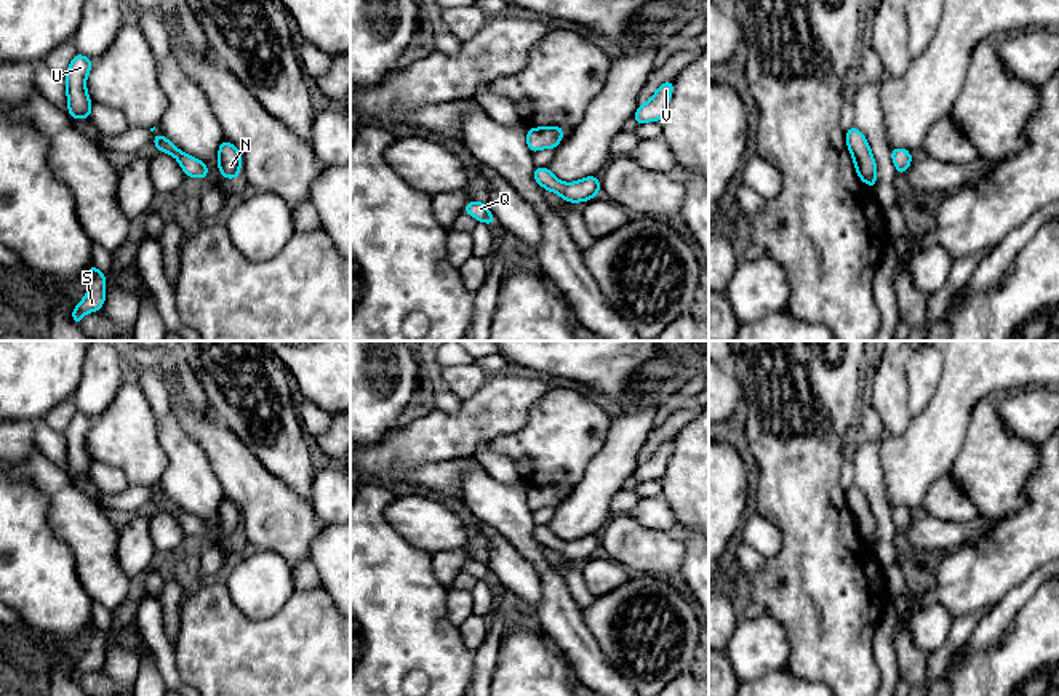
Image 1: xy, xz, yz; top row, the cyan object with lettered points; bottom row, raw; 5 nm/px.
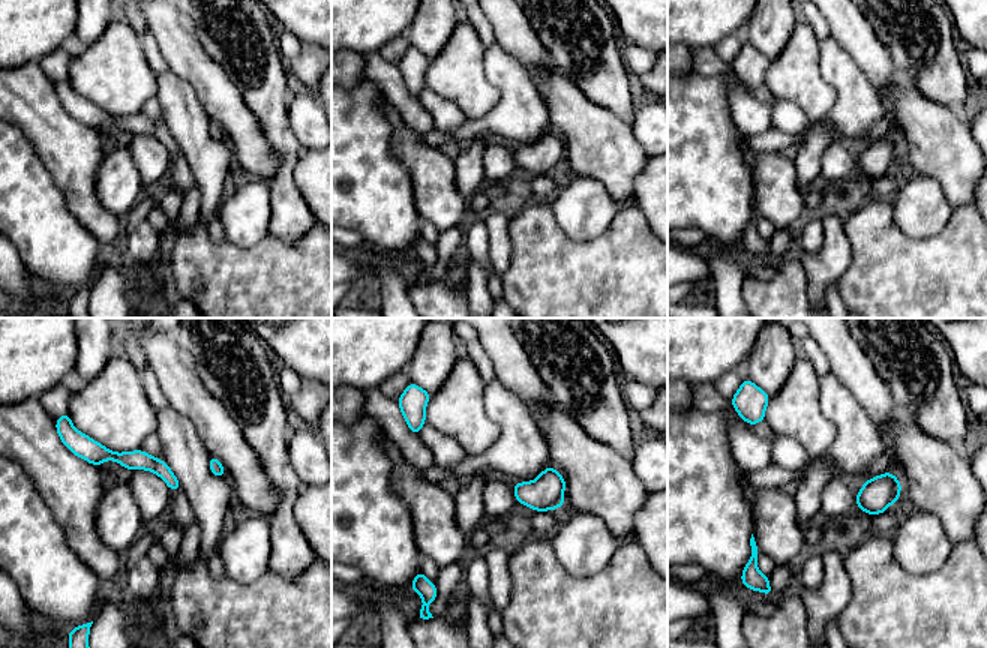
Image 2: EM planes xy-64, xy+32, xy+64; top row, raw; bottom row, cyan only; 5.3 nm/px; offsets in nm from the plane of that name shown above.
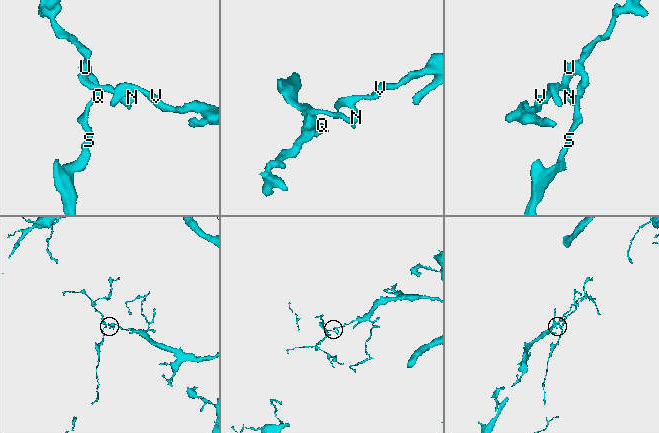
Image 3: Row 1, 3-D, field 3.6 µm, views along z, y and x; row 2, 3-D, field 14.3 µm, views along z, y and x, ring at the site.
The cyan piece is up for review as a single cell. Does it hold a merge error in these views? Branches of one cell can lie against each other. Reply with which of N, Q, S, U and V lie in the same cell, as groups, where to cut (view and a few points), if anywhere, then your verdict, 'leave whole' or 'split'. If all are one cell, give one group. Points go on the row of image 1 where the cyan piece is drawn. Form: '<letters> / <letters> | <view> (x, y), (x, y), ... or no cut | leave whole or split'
N Q S U V | no cut | leave whole

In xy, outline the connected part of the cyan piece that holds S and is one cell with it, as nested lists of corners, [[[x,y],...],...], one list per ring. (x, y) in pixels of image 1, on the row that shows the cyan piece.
[[[94,264],[86,270],[88,277],[88,291],[83,299],[72,309],[72,320],[77,326],[80,326],[82,317],[85,314],[96,312],[102,309],[106,301],[106,278]]]

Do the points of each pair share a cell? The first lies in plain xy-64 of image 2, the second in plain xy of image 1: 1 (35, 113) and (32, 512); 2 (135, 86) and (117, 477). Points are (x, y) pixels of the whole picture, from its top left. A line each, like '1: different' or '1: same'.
1: different
2: different

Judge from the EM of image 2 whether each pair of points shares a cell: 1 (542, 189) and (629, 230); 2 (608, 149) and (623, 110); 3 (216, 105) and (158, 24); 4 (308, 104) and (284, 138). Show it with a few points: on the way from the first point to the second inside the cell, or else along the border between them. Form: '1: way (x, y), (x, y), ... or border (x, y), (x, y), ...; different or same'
1: border (549, 198), (531, 203); different
2: border (590, 99), (630, 123); different
3: way (212, 86), (177, 44); same
4: border (290, 96), (288, 125), (302, 149); different

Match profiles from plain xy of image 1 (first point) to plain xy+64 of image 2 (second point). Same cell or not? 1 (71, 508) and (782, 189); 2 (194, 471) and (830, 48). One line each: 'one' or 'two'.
1: one
2: one

